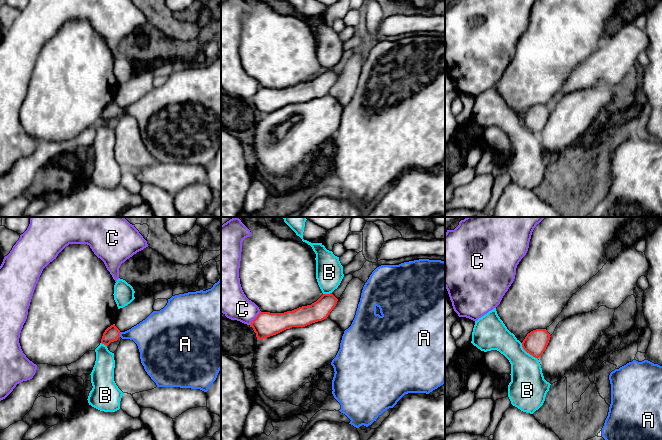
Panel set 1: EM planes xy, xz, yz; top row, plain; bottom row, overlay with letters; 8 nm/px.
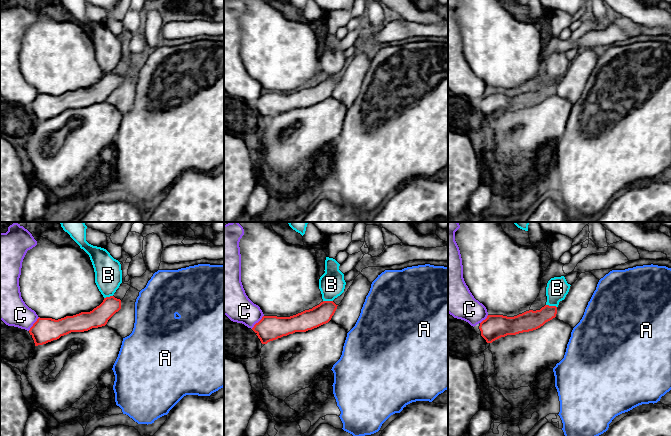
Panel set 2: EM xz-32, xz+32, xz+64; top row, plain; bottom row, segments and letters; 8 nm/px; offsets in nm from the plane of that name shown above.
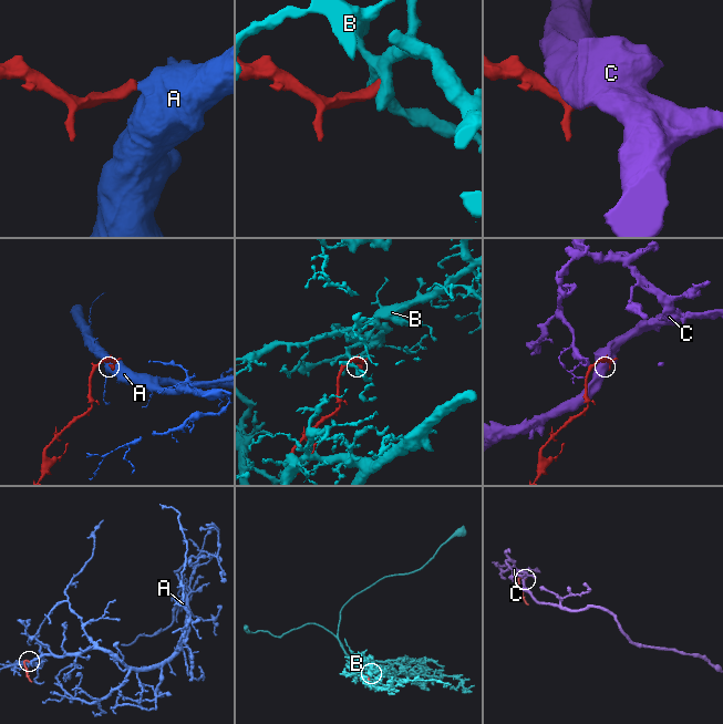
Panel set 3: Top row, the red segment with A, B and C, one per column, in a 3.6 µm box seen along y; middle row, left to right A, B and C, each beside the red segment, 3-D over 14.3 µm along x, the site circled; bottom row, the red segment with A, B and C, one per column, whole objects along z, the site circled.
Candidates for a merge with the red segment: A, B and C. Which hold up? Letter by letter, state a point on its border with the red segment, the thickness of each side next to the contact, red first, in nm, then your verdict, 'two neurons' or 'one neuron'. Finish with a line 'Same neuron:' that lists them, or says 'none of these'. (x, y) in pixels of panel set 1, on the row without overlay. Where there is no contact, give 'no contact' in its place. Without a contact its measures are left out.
A: contact xy (119, 110); calibres 120 and 260 nm; one neuron
B: contact yz (528, 128); calibres 190 and 280 nm; two neurons
C: contact xz (255, 94); calibres 200 and 240 nm; two neurons
Same neuron: A

